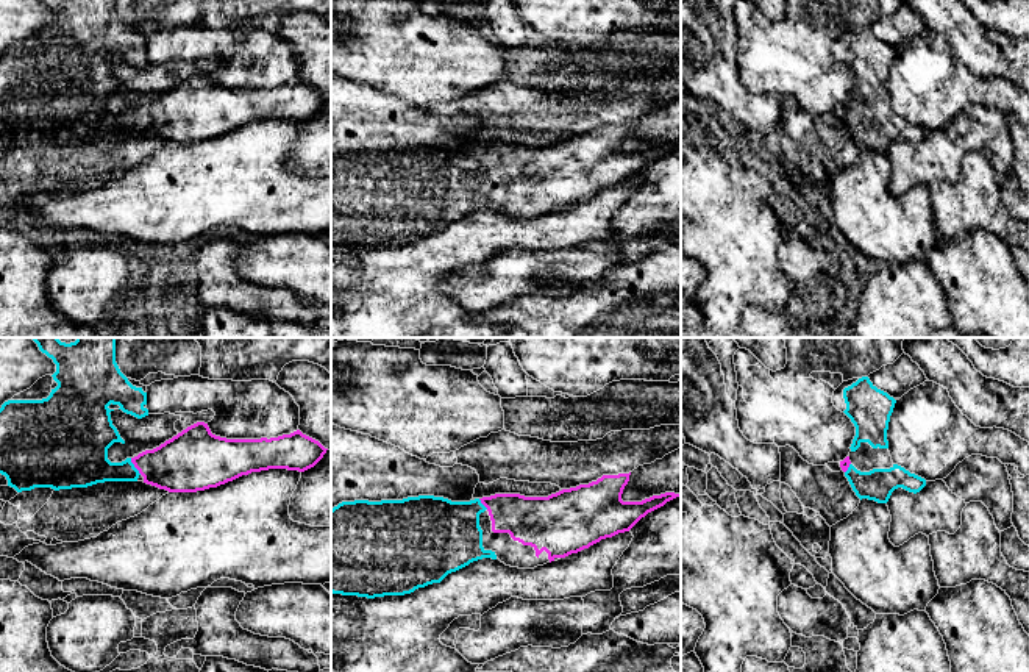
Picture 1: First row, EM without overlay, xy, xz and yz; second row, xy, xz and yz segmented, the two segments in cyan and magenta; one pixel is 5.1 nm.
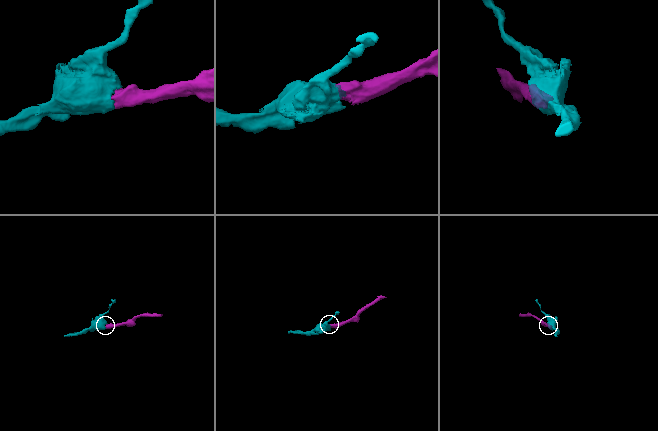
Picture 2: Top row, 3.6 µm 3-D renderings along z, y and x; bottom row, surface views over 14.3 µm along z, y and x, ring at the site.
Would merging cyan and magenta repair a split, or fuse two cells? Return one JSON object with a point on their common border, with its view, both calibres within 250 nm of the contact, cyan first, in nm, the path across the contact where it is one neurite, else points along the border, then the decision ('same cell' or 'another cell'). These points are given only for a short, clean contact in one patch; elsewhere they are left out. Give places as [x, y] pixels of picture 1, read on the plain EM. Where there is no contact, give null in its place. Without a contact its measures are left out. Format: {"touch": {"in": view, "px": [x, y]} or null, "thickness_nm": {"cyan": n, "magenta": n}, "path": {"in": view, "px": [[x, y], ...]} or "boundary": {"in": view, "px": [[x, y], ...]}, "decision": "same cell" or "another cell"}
{"touch": {"in": "xy", "px": [133, 116]}, "thickness_nm": {"cyan": 240, "magenta": 280}, "decision": "same cell"}

